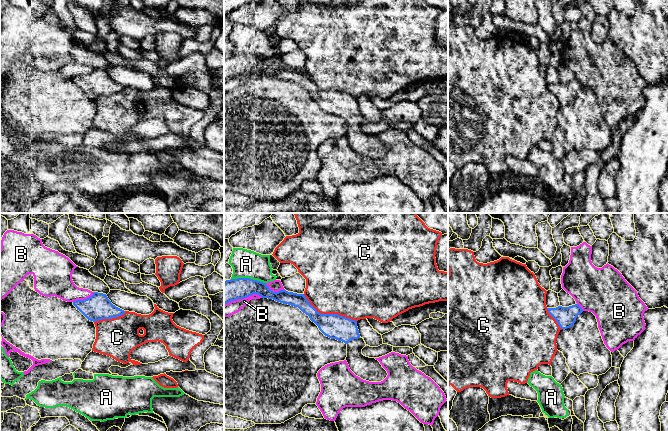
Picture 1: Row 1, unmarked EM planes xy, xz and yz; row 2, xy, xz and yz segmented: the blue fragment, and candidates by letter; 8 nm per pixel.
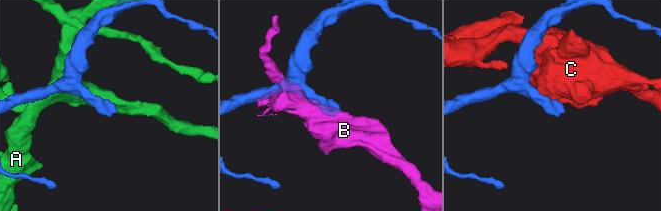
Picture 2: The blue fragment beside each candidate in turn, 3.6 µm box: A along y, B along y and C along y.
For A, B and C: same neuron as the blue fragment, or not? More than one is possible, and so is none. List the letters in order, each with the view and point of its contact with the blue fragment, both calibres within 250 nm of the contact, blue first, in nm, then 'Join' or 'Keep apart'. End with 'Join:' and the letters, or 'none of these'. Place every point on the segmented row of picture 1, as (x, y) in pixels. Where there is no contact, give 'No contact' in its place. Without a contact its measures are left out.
A: Touches blue at xz (248, 278). Thickness 180 nm (blue) against 220 nm. Keep apart
B: Touches blue at xz (243, 298). Thickness 180 nm (blue) against 100 nm. Keep apart
C: Touches blue at xz (329, 314). Thickness 200 nm (blue) against 480 nm. Keep apart
Join: none of these

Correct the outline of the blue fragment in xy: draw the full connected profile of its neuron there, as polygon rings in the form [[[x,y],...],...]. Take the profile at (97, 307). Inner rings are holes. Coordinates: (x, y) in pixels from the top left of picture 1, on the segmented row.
[[[94,292],[91,297],[85,300],[73,301],[73,305],[93,322],[116,318],[125,313],[124,310],[113,305],[106,294],[98,292]]]

